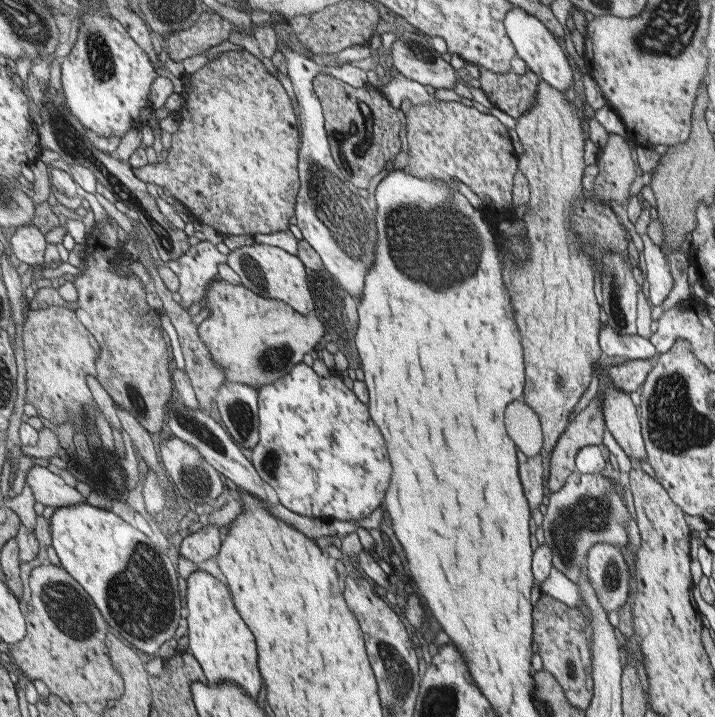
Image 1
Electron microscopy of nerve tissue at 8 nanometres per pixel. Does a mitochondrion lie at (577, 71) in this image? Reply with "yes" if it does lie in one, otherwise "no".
no

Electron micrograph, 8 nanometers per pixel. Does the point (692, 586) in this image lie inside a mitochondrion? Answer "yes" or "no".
no

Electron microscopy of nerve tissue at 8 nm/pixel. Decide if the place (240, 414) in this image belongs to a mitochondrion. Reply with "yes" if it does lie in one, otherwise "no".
yes

